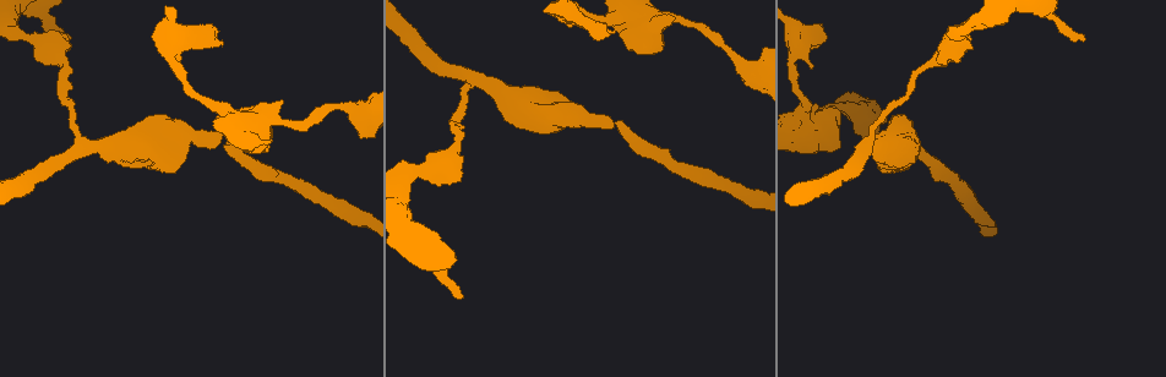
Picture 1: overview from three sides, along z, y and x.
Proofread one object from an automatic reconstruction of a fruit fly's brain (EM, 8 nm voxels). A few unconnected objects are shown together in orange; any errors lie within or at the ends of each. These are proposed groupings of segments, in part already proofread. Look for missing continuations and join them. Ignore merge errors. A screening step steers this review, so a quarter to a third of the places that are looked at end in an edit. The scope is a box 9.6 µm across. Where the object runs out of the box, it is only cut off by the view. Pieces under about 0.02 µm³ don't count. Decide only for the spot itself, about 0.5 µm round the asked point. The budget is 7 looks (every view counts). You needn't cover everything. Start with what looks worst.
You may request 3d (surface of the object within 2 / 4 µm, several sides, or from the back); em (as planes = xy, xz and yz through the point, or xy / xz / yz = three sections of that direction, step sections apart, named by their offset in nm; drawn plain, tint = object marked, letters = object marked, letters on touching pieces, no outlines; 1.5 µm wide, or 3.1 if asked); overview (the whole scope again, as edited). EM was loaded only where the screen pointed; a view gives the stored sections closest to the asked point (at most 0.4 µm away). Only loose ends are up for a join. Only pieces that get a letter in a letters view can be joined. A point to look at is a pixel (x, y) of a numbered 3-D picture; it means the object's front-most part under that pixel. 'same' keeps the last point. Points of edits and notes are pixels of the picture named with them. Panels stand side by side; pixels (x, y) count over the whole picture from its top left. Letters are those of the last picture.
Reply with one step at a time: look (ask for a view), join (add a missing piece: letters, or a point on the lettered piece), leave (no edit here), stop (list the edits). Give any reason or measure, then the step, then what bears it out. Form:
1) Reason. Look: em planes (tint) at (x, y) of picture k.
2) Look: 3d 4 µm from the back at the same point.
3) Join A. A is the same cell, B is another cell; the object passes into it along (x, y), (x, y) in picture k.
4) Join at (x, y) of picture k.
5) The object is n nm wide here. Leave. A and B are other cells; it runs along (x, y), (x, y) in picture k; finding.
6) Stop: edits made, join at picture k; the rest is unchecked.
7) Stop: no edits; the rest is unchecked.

Branch stops here. Look: em planes (letters) at (615, 32) of picture 1.

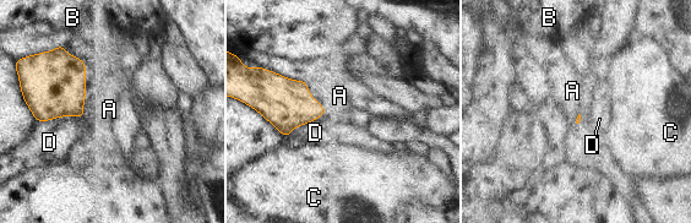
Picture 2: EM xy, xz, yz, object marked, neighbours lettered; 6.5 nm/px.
Leave. A, B, C and D are other cells; a border runs along (65, 45), (85, 63), (83, 118) in picture 2; no lettered piece goes on from it.

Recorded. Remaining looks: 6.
Branch stops here. Look: 3d 4 µm at (675, 19) of picture 1.

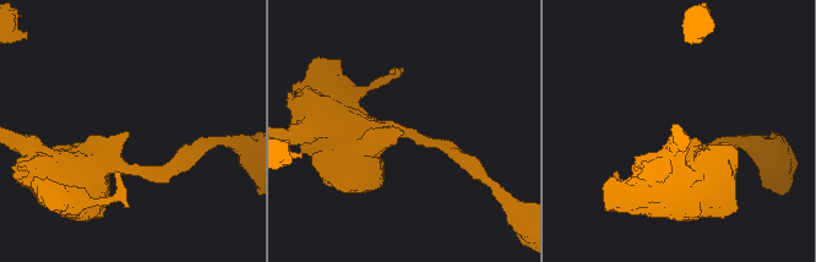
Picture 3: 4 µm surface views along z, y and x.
Need the tissue. Look: em planes (letters) at (126, 133) of picture 3.

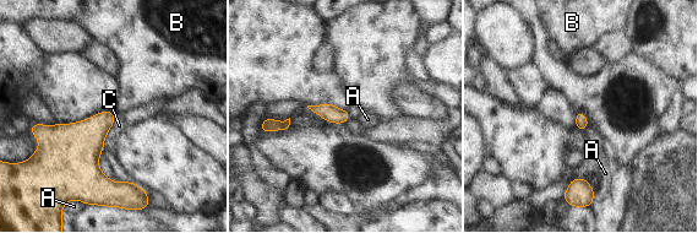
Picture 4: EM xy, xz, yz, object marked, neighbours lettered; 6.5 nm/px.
The longest contact is with C, 260 nm. Leave. A, B and C are other cells; a border runs along (114, 110), (114, 124), (103, 147) in picture 4; none of them fits.

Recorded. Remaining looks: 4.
Branch stops here. Look: 3d 2 µm from the back at (461, 299) of picture 1.

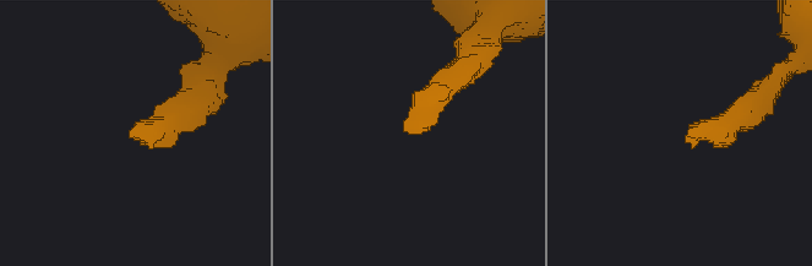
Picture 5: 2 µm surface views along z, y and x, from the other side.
Now the EM. Look: em planes (letters) at (408, 134) of picture 5.

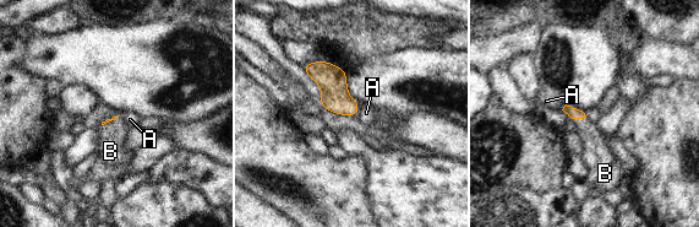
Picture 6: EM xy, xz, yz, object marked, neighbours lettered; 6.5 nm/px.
Join B. B is the same cell, A is another cell; the object passes into it along (574, 114), (580, 118), (596, 152) in picture 6; the neuron continues.

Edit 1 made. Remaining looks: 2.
Stop: edits made, join at picture 6; the rest is unchecked.

